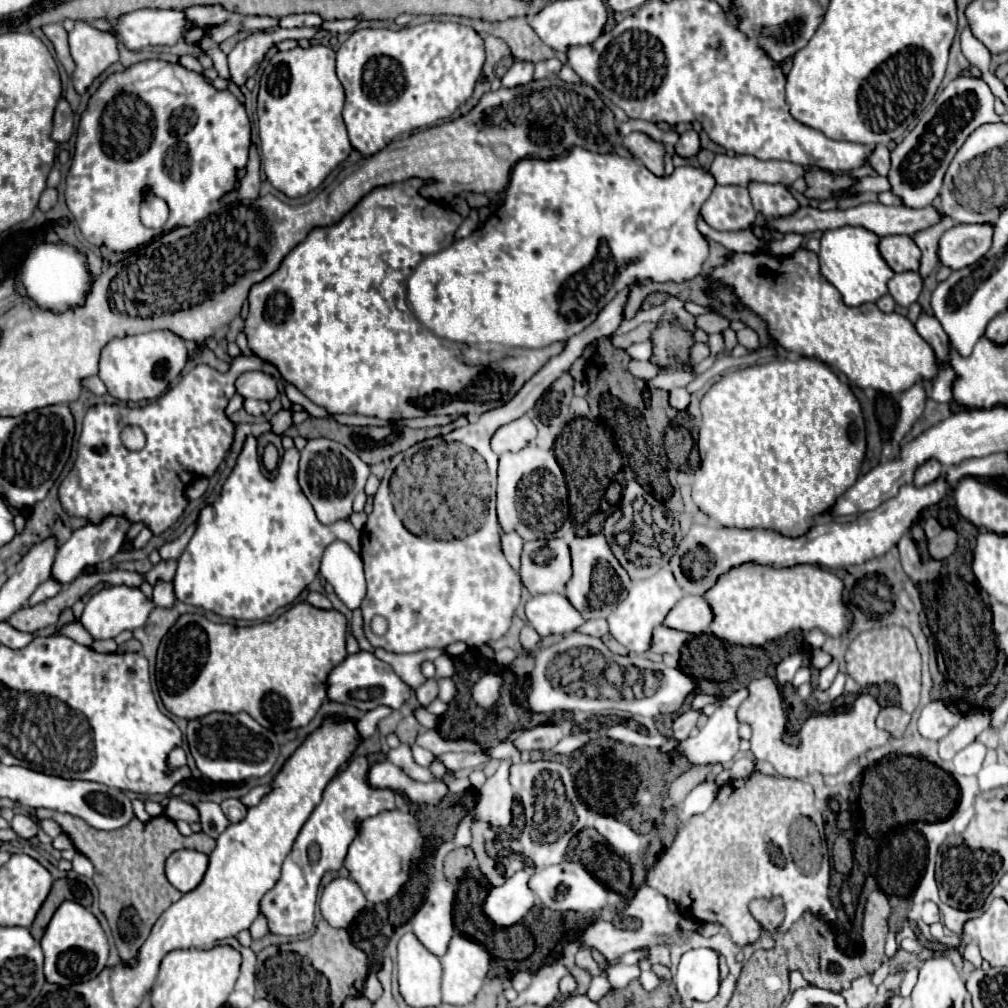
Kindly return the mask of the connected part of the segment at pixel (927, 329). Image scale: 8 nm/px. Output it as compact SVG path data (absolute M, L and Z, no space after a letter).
M921 314L915 322L915 328L917 332L933 346L935 354L939 360L945 360L947 358L947 334L945 330L941 328L941 322L935 318L935 316L929 316L929 314Z

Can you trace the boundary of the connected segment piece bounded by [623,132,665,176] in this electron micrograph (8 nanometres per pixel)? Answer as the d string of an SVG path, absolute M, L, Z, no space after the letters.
M631 132L623 138L623 146L627 148L627 152L631 152L631 156L641 160L645 168L649 168L655 176L663 176L663 144L651 140L643 132Z

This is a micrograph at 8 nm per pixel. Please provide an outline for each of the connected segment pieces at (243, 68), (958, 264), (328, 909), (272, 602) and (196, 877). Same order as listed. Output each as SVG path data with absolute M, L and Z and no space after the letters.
M279 28L275 32L255 32L255 34L249 34L241 42L237 42L237 46L227 54L233 82L237 86L243 86L247 82L247 78L259 68L259 64L263 62L265 54L277 42L287 40L287 38L295 38L295 40L307 38L307 40L311 40L315 36L315 32L317 32L317 28L293 28L293 30Z
M955 224L939 240L939 258L951 270L975 264L991 248L991 224Z
M335 878L321 894L321 914L333 928L349 928L367 906L367 900L351 878Z
M253 436L245 440L243 452L239 454L233 474L227 478L219 500L201 510L197 532L179 558L173 580L177 600L233 620L263 620L277 608L293 604L295 598L315 580L323 550L333 540L345 540L355 552L361 550L361 532L355 530L349 520L333 522L329 526L317 520L313 506L297 482L297 468L299 450L291 448L283 454L279 476L263 476L257 462L257 440Z
M177 850L167 858L167 880L183 894L199 886L207 870L207 856L197 850Z

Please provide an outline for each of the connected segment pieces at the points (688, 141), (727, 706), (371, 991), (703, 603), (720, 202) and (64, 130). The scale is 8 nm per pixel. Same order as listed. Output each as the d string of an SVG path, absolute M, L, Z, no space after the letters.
M687 130L685 134L679 136L679 142L675 144L675 154L681 158L693 158L701 152L701 142L699 134L695 130Z
M729 696L729 700L709 716L707 724L699 730L697 736L679 742L677 750L693 764L727 764L739 752L739 722L735 710L739 706L739 698Z
M371 972L365 984L367 984L367 986L365 986L363 994L365 994L369 1000L373 1000L373 1002L375 1002L375 1000L381 996L381 992L383 992L383 988L381 988L381 982L379 982L379 980L377 980L377 976Z
M683 596L677 606L669 612L665 626L687 632L691 636L707 634L713 622L713 608L703 596Z
M721 184L713 188L711 196L701 208L701 214L715 230L745 230L755 222L757 216L747 188Z
M61 98L57 102L57 108L55 108L51 136L55 142L67 142L71 138L71 132L73 132L73 112L71 112L69 102L65 98Z

